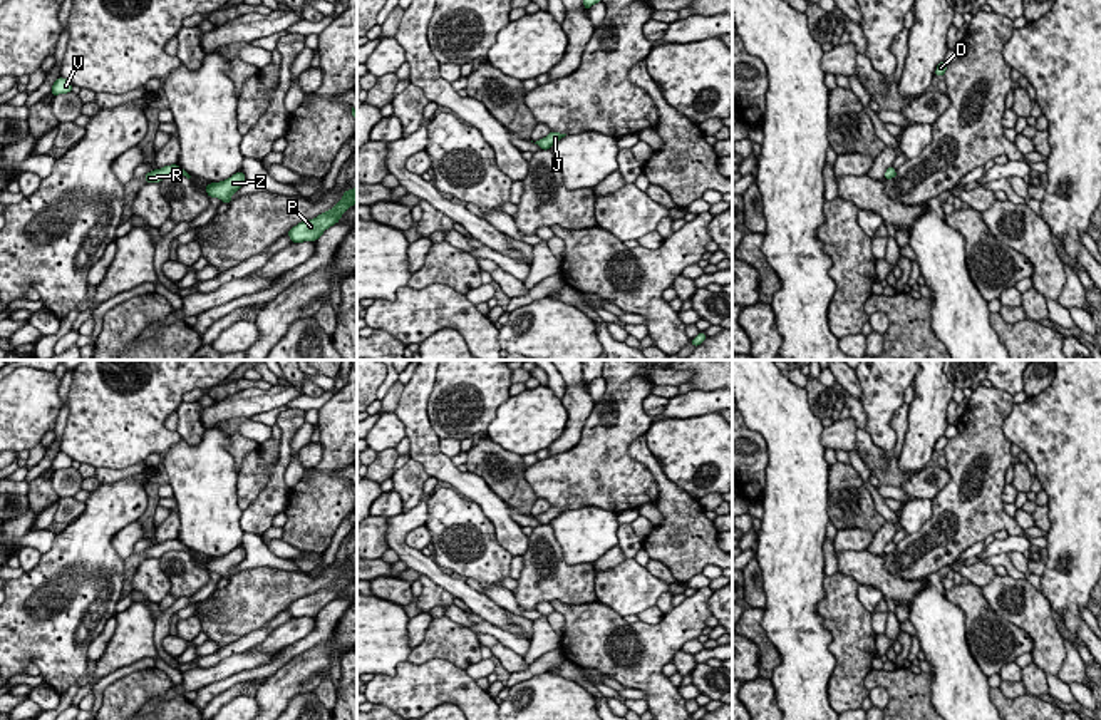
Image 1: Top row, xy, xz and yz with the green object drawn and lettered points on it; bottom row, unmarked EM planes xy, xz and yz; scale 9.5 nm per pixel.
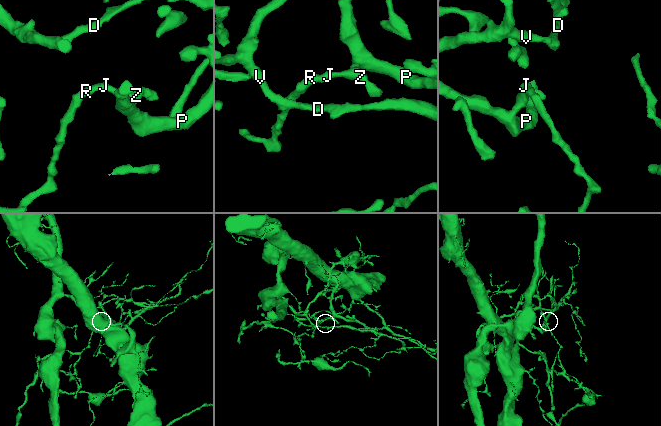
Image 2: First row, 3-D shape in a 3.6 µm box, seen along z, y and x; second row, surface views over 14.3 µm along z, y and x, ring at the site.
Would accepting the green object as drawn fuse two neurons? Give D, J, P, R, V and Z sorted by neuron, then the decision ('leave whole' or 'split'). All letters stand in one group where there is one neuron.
groups D R V / J P Z; split

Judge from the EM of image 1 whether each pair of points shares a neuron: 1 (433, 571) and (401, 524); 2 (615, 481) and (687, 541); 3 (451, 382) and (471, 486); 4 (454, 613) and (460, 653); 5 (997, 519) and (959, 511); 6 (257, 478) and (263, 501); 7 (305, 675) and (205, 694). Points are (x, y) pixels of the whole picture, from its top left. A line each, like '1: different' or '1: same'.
1: same
2: different
3: different
4: different
5: same
6: different
7: different

